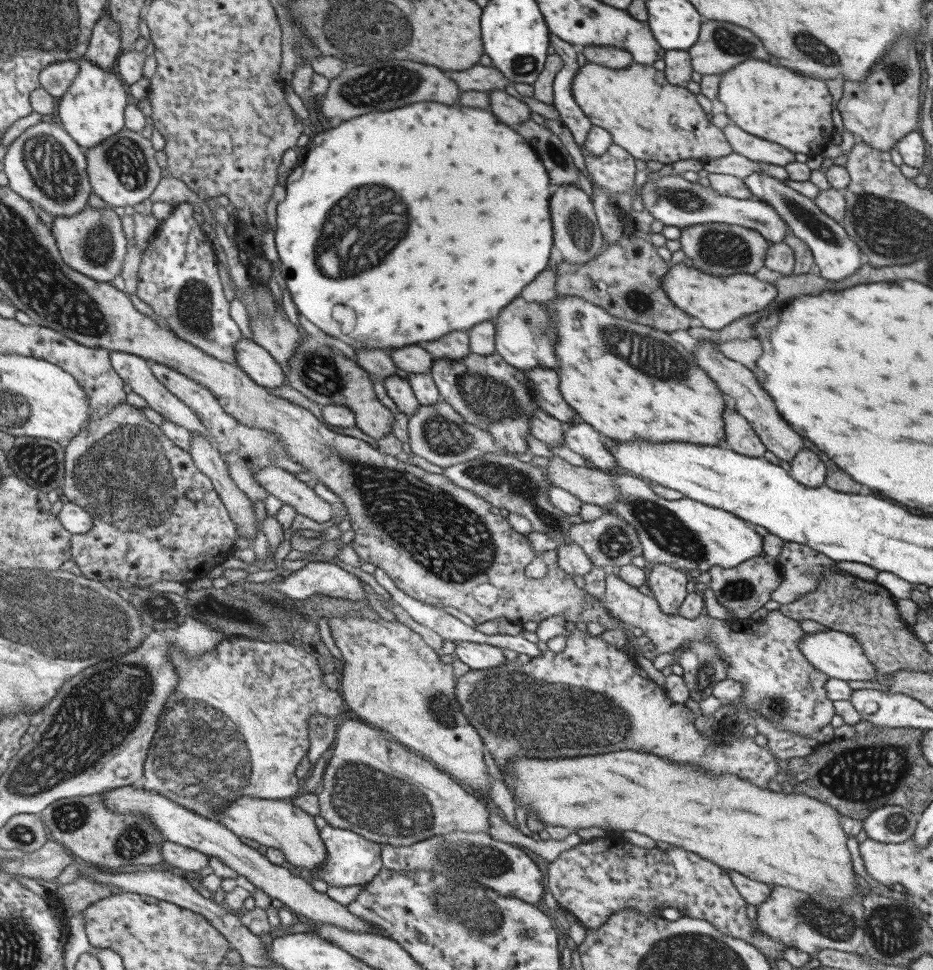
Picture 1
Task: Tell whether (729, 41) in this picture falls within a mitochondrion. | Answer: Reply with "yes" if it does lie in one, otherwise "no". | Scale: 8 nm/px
yes

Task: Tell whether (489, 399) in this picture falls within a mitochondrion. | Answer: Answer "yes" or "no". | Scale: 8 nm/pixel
yes

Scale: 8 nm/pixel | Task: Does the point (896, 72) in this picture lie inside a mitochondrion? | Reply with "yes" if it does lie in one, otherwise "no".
yes

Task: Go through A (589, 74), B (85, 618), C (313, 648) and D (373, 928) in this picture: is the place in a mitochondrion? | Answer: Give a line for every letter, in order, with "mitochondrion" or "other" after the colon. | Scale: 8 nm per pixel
A: other
B: mitochondrion
C: other
D: other

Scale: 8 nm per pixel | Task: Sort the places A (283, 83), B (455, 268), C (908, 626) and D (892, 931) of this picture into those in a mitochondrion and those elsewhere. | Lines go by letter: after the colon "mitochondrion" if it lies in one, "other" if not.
A: other
B: other
C: other
D: mitochondrion

